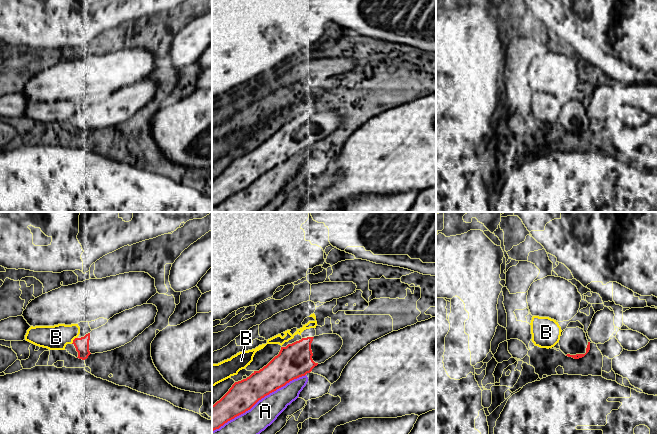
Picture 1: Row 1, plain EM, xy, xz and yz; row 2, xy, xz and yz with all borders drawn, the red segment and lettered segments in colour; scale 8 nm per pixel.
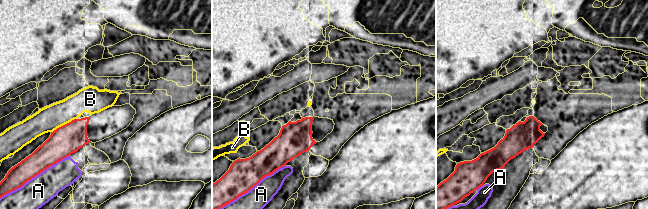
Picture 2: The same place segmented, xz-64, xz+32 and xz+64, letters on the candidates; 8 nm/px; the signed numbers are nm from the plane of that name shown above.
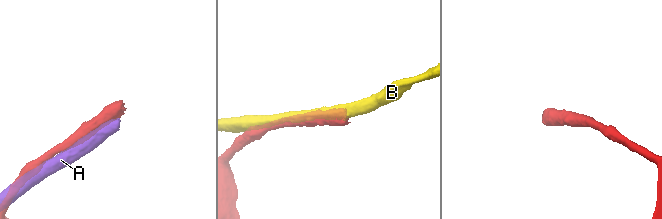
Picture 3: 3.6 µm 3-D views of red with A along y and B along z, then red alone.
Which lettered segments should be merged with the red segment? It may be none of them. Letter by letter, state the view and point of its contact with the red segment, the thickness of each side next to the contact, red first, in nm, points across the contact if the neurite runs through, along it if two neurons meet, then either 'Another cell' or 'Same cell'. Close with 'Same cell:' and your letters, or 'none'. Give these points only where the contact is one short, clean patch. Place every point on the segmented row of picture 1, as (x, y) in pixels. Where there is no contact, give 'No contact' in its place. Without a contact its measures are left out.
A: Touches red at xz (258, 400). Thickness 240 nm (red) against 200 nm. Another cell
B: Touches red at xy (73, 340). Thickness 110 nm (red) against 200 nm. Boundary: xy (76, 337), (71, 343). Another cell
Same cell: none

